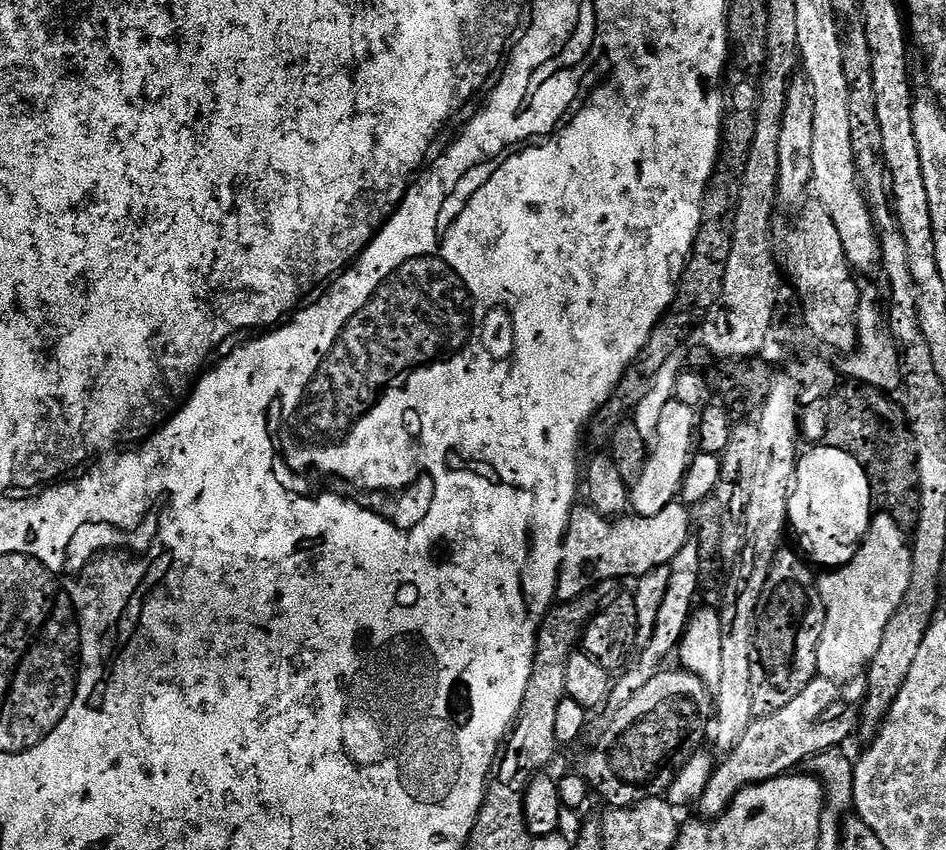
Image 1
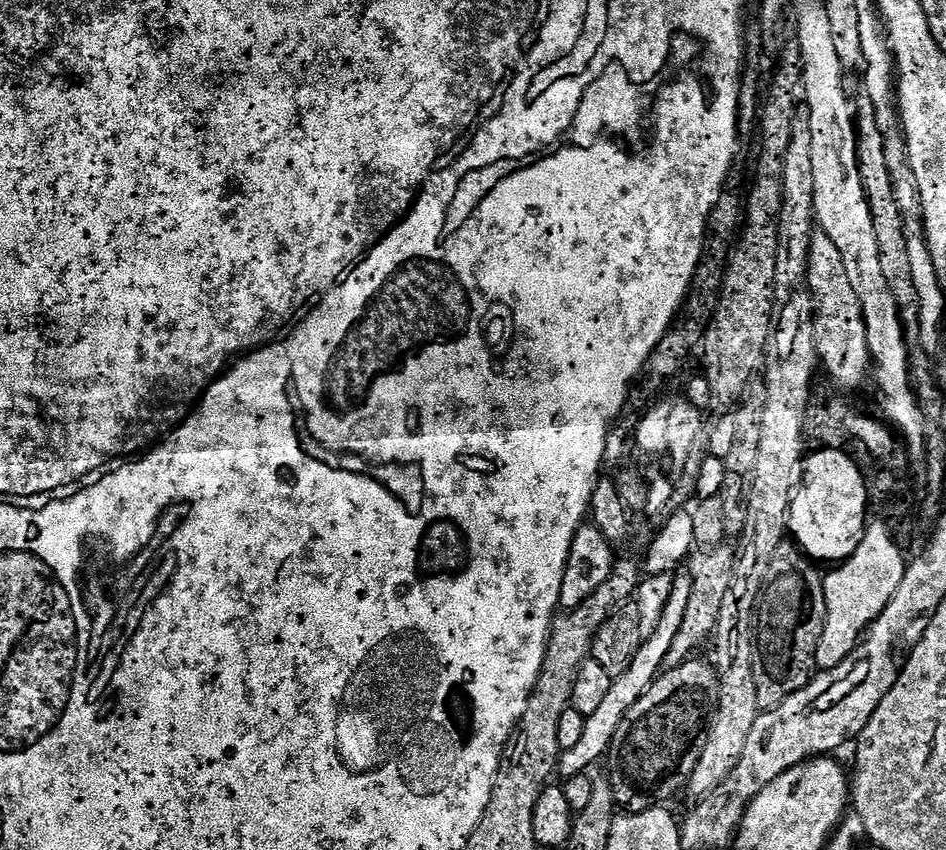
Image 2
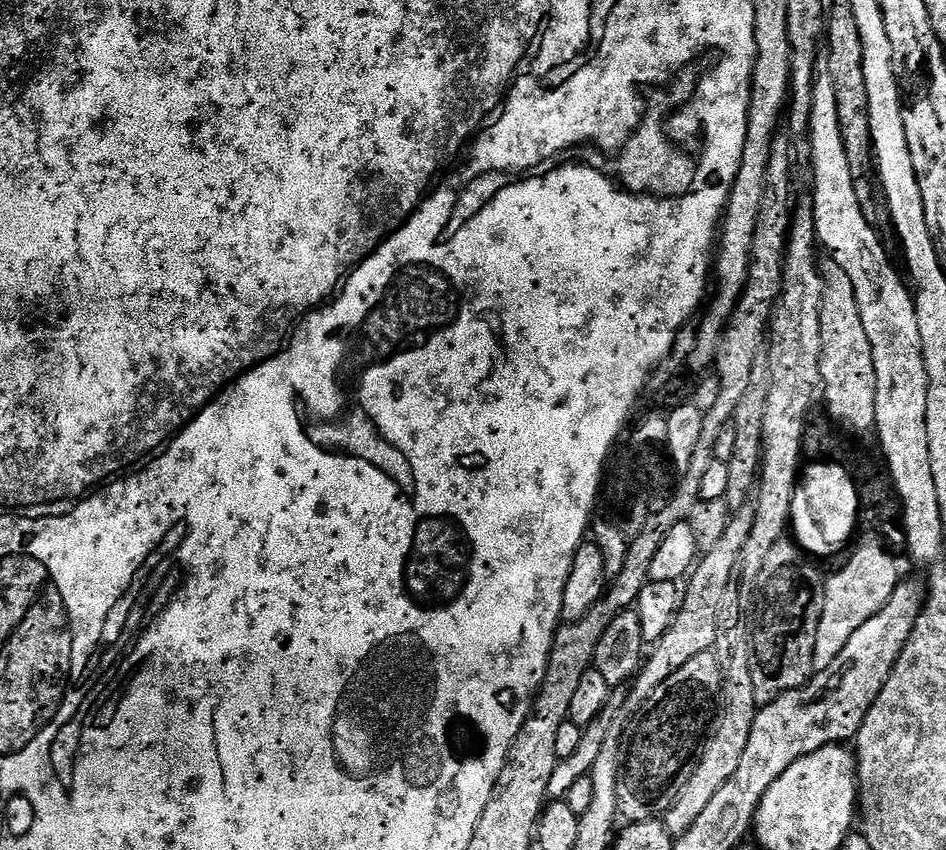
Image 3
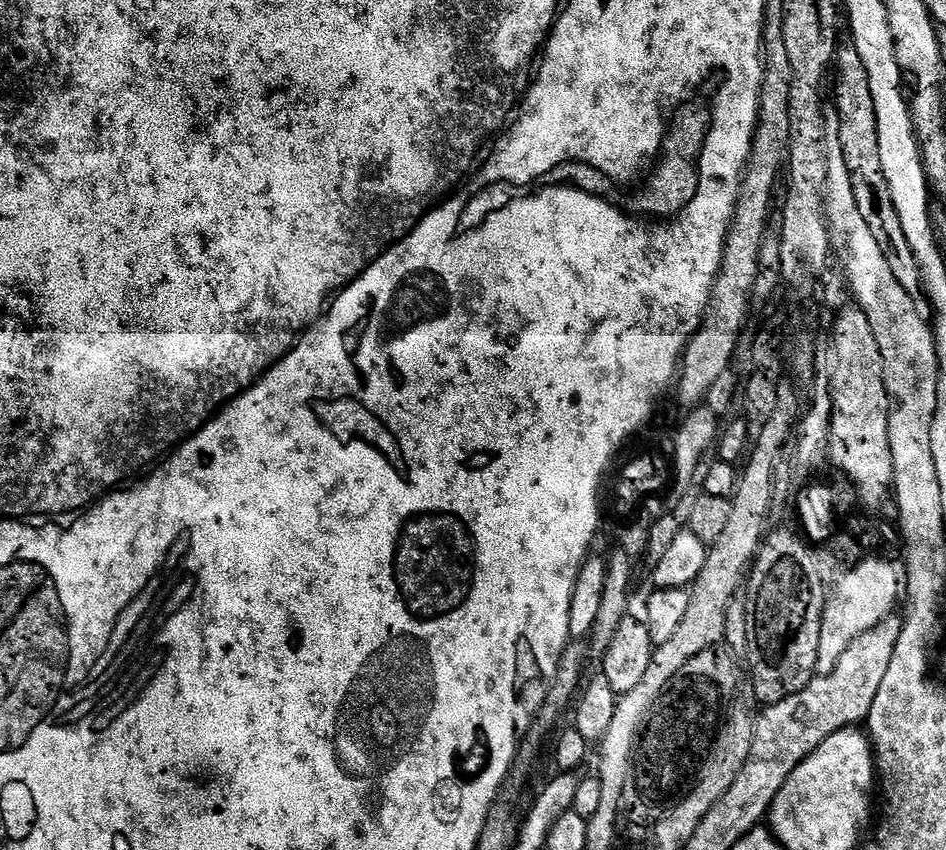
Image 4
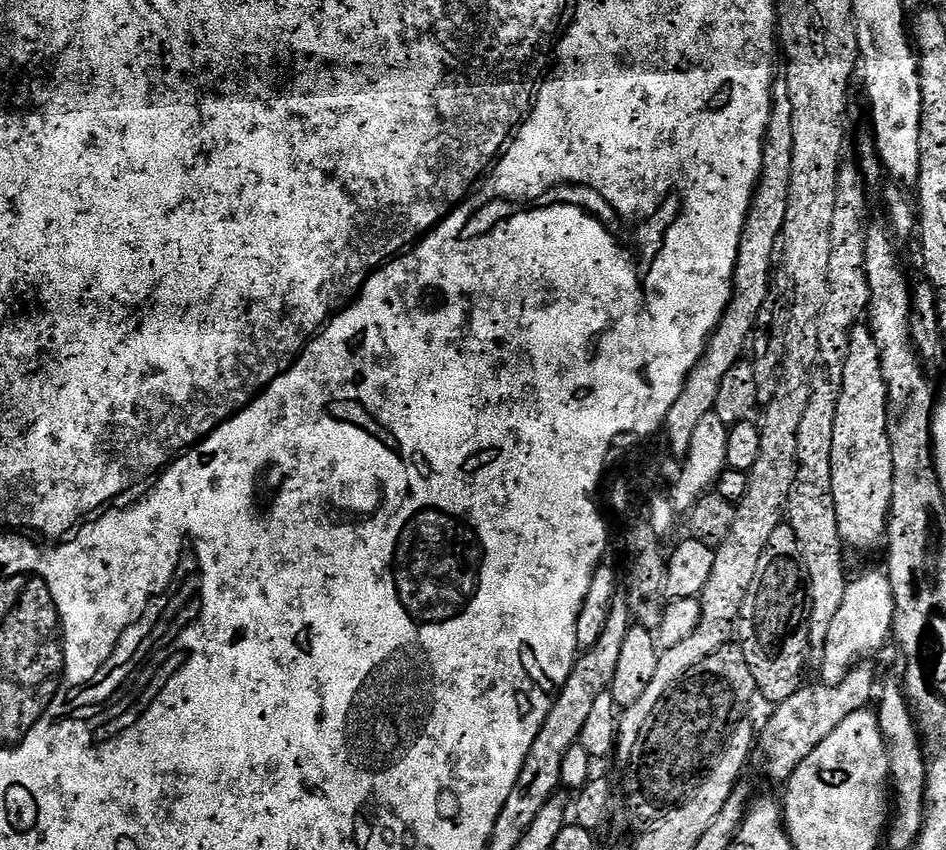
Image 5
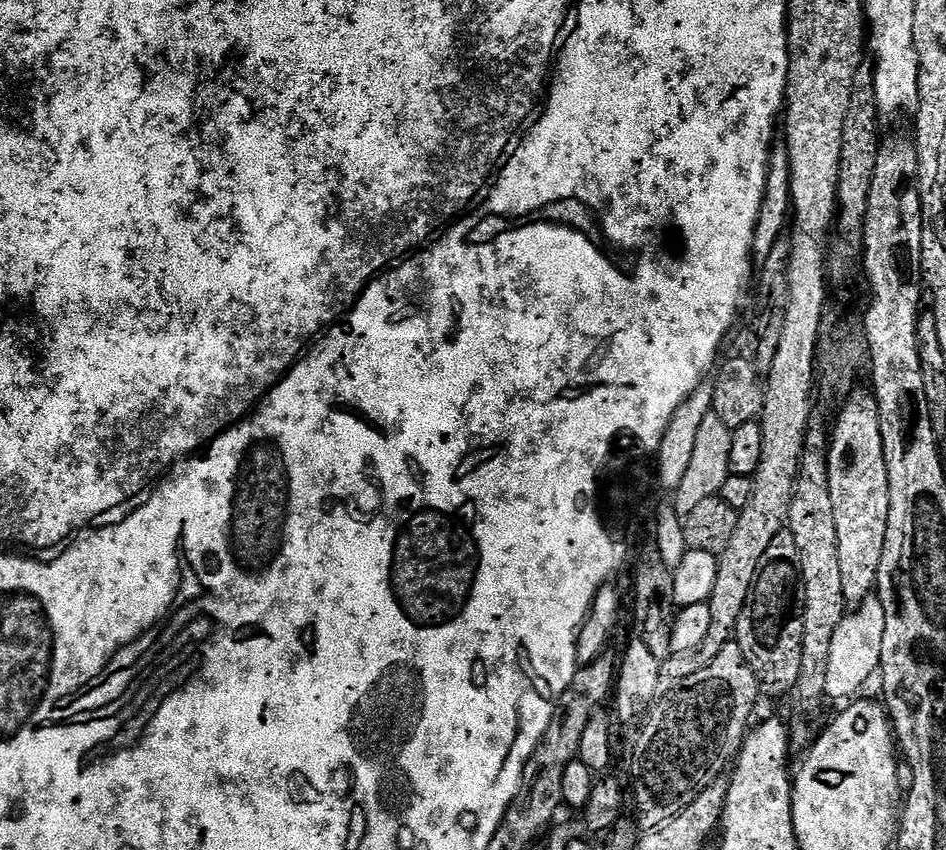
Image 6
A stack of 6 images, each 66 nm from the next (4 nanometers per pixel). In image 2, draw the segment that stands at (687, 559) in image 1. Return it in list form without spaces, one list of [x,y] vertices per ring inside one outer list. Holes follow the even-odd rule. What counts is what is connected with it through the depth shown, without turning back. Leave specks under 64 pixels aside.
[[[680,570],[675,573],[670,599],[666,602],[666,610],[662,610],[662,618],[658,620],[658,626],[645,635],[644,643],[640,645],[634,662],[630,664],[630,670],[626,670],[626,674],[613,679],[605,700],[598,705],[598,710],[594,710],[594,714],[590,714],[585,719],[582,738],[577,745],[561,751],[558,765],[561,777],[567,778],[588,772],[591,769],[591,764],[596,764],[599,760],[601,763],[607,757],[608,747],[612,744],[614,734],[618,734],[618,726],[622,726],[622,718],[626,718],[630,706],[634,706],[634,702],[638,702],[638,698],[642,698],[642,694],[646,694],[646,690],[660,675],[664,668],[666,654],[670,654],[670,646],[674,643],[674,637],[678,634],[678,630],[682,627],[682,618],[686,618],[686,606],[690,606],[693,573],[684,571]]]

